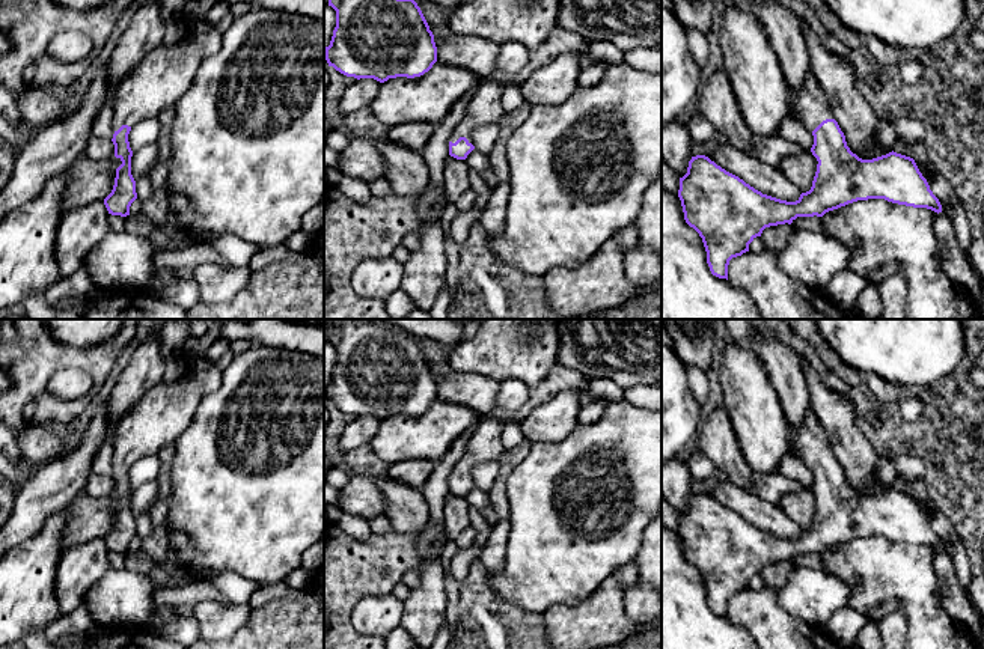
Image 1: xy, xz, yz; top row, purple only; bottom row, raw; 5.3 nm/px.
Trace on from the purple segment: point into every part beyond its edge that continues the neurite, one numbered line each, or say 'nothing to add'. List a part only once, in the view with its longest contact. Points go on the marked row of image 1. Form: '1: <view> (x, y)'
1: xz (485, 107)

